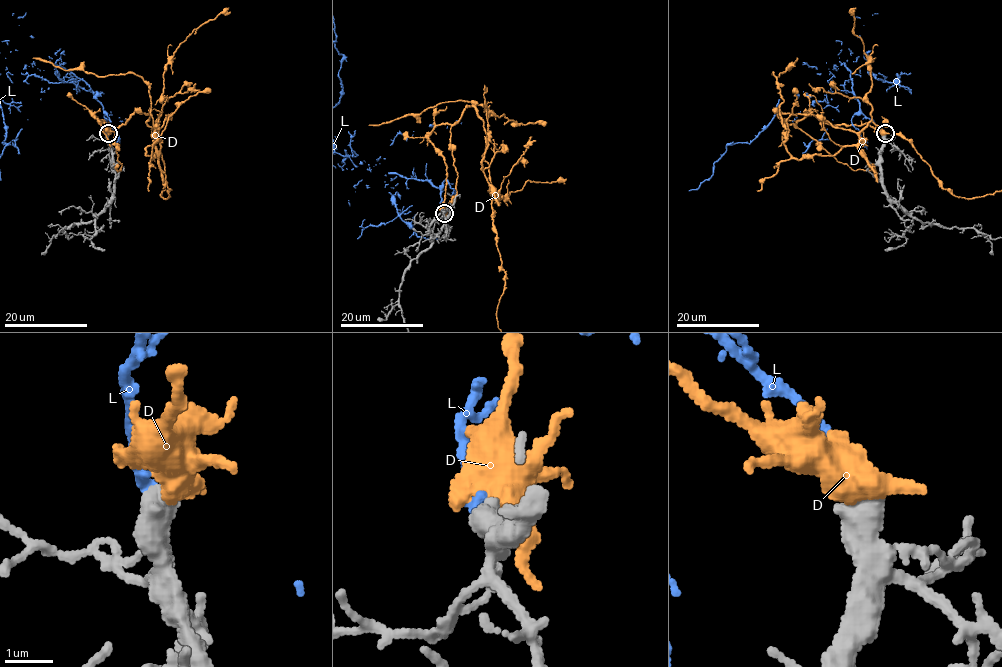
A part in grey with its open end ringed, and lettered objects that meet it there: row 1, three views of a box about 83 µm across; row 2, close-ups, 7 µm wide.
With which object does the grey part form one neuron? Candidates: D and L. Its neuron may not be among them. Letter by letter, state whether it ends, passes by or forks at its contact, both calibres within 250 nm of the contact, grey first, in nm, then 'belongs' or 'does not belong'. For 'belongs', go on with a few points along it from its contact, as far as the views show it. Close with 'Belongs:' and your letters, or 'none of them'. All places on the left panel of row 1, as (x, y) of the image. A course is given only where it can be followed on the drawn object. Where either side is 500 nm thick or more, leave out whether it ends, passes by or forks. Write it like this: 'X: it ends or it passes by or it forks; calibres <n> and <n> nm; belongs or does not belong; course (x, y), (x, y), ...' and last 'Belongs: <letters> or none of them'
D: calibres 600 and 500 nm; does not belong
L: calibres 650 and 240 nm; does not belong
Belongs: none of them

